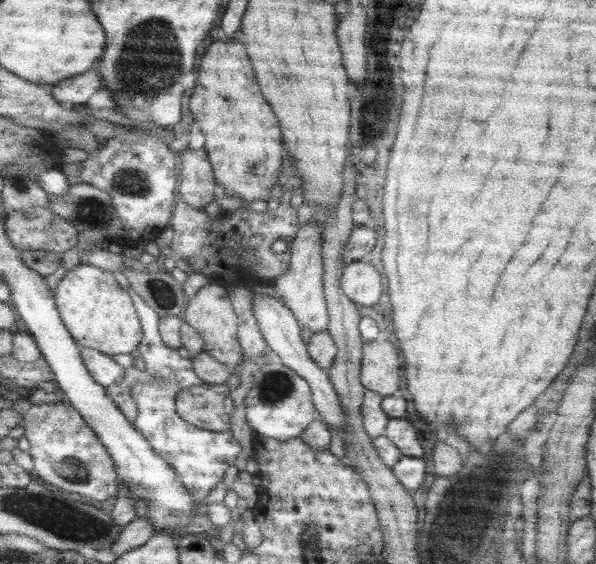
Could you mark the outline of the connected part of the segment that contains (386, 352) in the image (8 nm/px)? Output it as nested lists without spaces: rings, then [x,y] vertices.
[[[386,338],[364,342],[360,373],[362,386],[383,397],[397,395],[402,364],[399,348]]]

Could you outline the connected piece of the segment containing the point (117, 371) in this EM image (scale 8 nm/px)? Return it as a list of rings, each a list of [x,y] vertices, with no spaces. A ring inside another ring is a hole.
[[[80,346],[80,354],[92,378],[104,388],[123,382],[125,368],[111,356],[90,347]]]

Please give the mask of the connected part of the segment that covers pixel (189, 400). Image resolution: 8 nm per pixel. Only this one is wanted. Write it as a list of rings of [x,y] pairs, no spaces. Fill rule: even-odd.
[[[190,386],[190,388],[185,388],[177,394],[175,409],[178,416],[198,428],[208,429],[212,432],[224,432],[231,430],[229,415],[224,413],[224,398],[224,393],[214,392],[209,386]]]

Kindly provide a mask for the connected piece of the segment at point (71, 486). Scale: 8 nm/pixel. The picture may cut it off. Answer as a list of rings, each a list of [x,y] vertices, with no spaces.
[[[68,402],[32,405],[24,412],[21,424],[24,426],[24,436],[30,443],[27,451],[33,460],[30,474],[36,481],[43,482],[49,488],[52,484],[98,502],[116,497],[120,482],[112,457],[98,441],[96,433],[84,422],[82,415]]]

